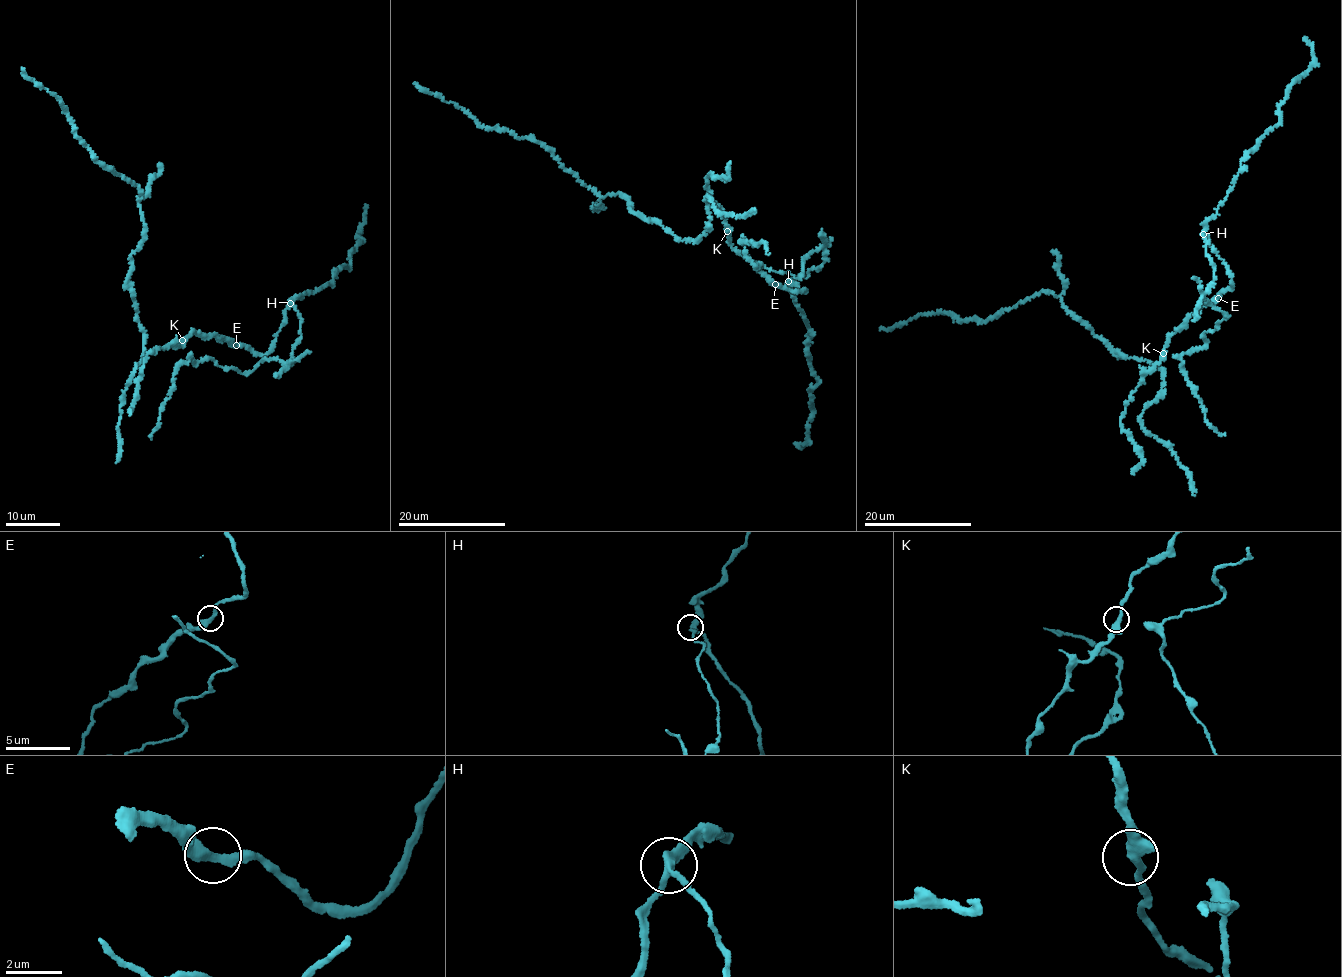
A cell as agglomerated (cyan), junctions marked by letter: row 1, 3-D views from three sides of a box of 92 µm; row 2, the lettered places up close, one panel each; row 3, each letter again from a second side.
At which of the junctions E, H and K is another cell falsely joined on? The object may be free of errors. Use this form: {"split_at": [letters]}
{"split_at": ["H"]}

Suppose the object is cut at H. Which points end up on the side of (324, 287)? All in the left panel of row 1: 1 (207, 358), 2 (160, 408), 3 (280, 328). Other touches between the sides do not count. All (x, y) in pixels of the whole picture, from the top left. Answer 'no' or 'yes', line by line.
1: no
2: no
3: yes

